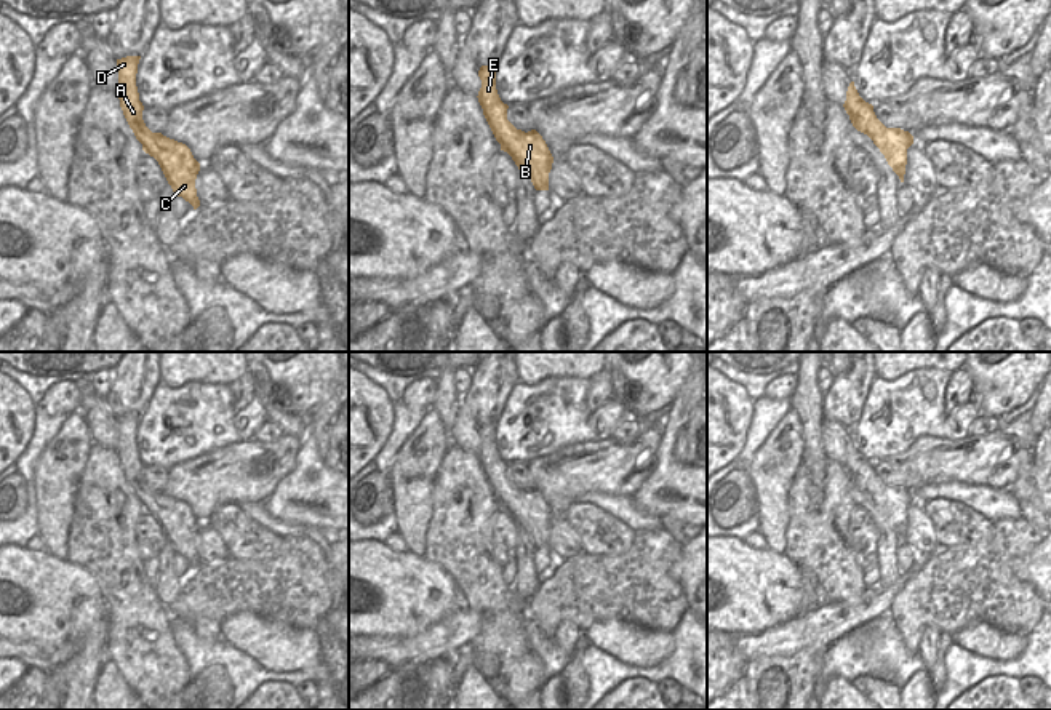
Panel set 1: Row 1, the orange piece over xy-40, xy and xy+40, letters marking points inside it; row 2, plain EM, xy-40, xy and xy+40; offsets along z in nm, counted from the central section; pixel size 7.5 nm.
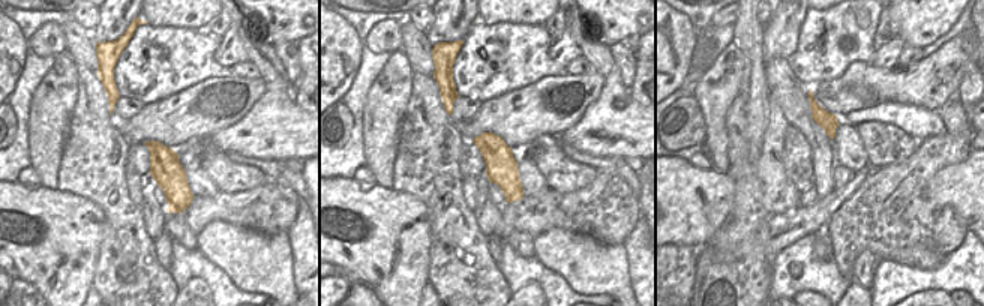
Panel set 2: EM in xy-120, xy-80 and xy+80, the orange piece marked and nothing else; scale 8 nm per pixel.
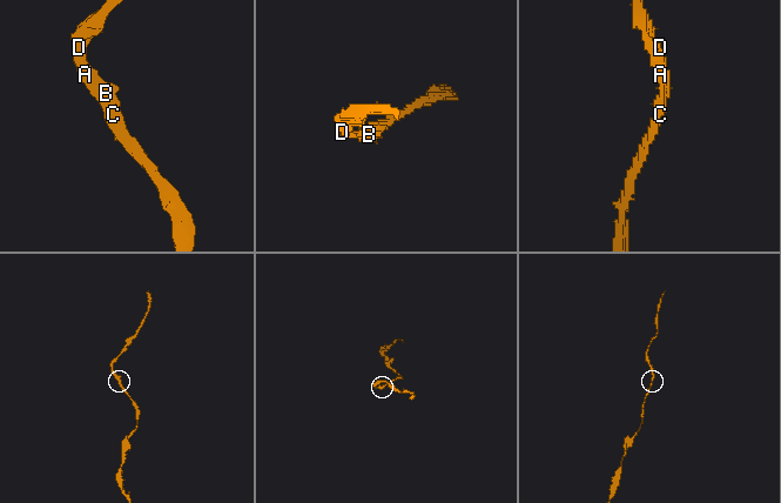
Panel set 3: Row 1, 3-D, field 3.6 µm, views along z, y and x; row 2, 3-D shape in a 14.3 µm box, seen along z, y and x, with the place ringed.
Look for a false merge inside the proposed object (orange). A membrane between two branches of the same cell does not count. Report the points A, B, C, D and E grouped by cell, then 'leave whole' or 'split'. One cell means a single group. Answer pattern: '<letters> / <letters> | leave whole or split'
A B C D E | leave whole

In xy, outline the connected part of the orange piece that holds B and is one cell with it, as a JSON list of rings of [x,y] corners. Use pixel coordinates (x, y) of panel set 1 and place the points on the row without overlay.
[[[482,424],[478,435],[482,446],[477,456],[501,509],[507,510],[518,528],[528,532],[536,548],[549,548],[553,515],[545,499],[536,488],[525,491],[507,478],[509,464],[501,459],[496,448],[496,424]]]

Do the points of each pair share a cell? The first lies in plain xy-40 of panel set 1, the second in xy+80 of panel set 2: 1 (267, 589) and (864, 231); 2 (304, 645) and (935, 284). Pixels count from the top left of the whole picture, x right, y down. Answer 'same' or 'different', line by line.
1: same
2: different

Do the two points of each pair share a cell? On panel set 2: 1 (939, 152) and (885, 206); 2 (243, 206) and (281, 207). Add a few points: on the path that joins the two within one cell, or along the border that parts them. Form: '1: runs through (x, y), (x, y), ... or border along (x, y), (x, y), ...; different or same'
1: runs through (926, 165), (899, 192); same
2: runs through (252, 206), (272, 206); same

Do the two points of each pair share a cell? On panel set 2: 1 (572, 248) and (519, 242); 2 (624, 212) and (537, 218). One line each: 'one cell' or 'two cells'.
1: two cells
2: one cell

